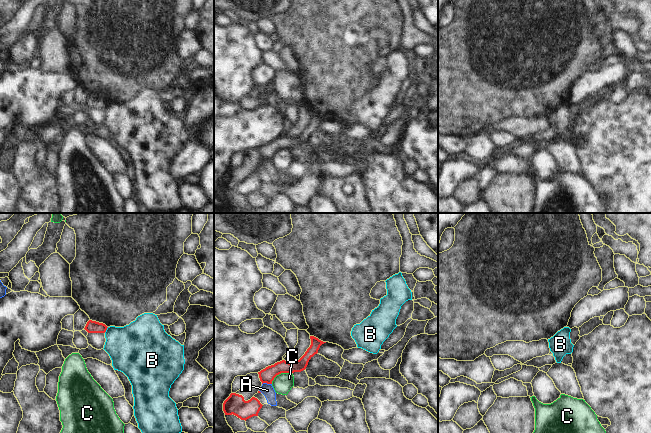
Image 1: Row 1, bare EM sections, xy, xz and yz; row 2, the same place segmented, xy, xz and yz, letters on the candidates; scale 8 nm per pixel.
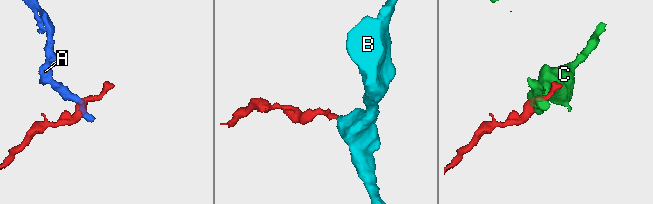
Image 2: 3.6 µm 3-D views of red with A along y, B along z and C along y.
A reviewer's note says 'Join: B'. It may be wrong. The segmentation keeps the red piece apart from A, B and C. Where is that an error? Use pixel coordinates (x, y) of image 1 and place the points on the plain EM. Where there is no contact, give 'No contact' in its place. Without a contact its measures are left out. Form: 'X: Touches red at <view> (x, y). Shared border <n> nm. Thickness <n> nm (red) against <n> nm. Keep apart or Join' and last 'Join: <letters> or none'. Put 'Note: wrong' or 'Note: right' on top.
Note: wrong
A: Touches red at xz (266, 158). Shared border 80 nm. Thickness 120 nm (red) against 100 nm. Keep apart
B: Touches red at xy (106, 105). Shared border 60 nm. Thickness 100 nm (red) against 360 nm. Keep apart
C: Touches red at xz (280, 149). Shared border 190 nm. Thickness 120 nm (red) against 160 nm. Keep apart
Join: none

